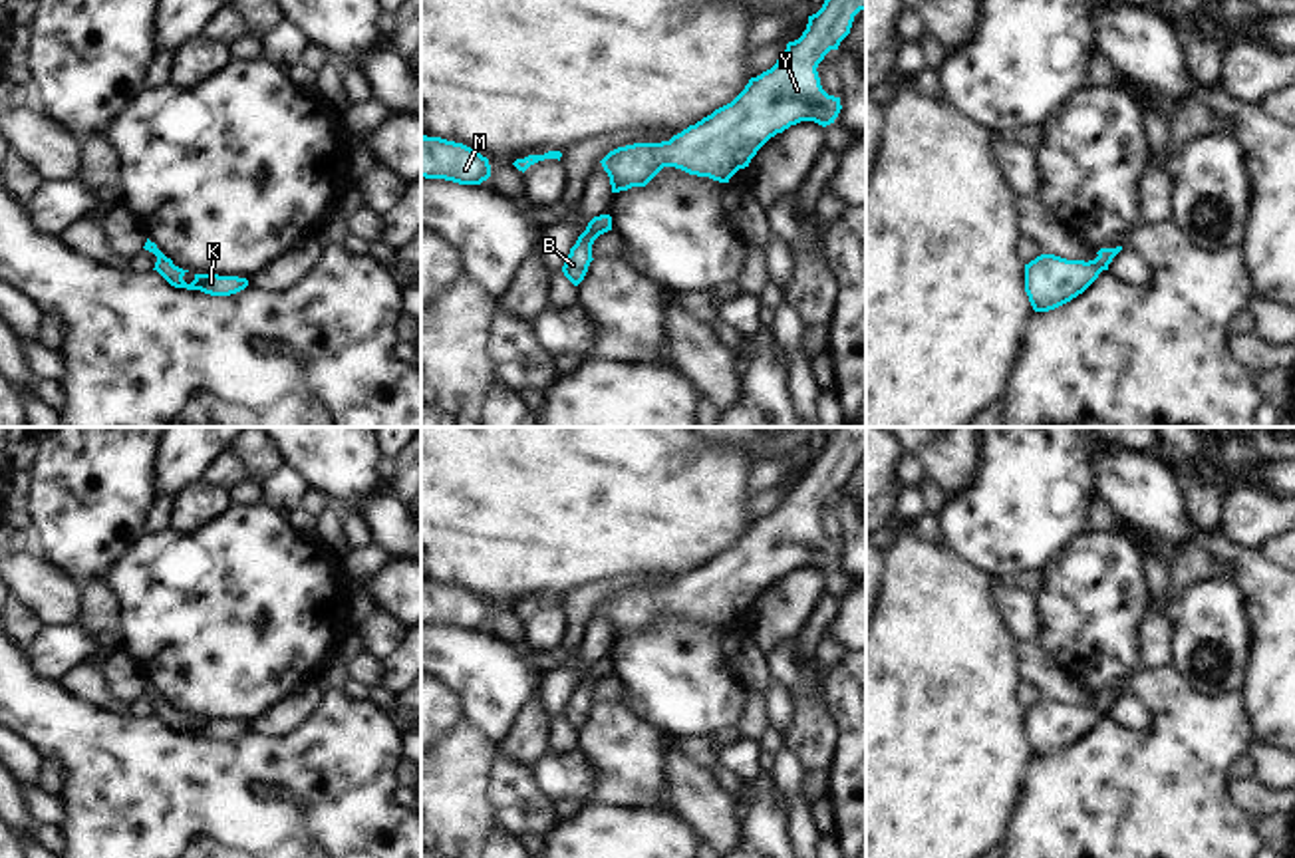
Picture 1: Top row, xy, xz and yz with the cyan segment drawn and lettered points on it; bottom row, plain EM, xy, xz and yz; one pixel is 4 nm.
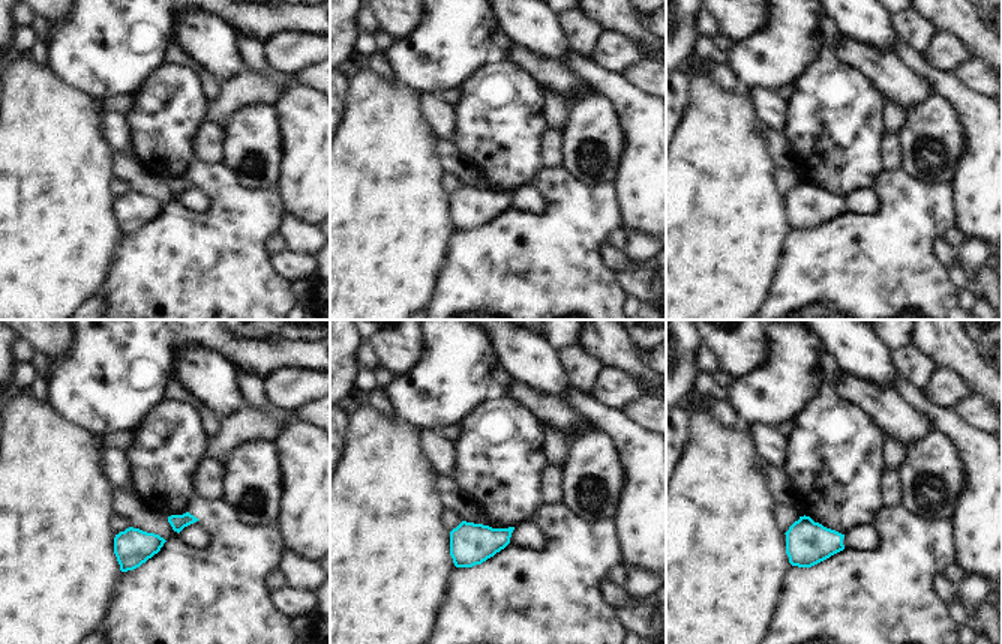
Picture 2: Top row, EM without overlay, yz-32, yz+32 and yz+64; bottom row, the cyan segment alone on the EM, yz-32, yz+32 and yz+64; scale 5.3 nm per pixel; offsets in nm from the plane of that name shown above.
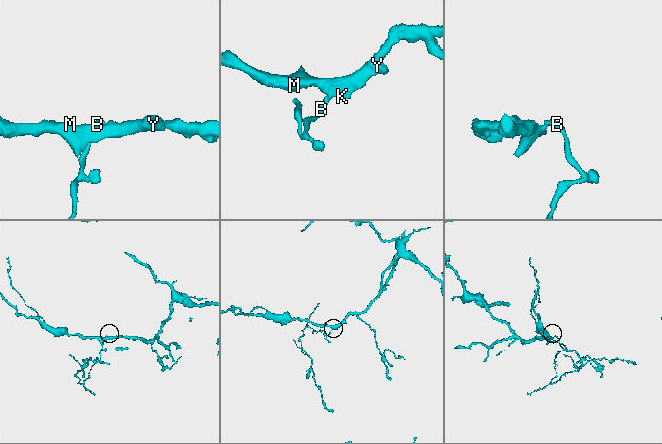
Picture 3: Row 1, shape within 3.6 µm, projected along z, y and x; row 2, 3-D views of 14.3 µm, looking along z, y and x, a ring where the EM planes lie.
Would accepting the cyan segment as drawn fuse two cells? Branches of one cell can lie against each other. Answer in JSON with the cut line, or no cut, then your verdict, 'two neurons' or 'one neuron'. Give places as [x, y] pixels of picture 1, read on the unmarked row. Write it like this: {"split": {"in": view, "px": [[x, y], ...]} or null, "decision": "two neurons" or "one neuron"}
{"split": null, "decision": "one neuron"}

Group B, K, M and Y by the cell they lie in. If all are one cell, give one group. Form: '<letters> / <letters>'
B K M Y

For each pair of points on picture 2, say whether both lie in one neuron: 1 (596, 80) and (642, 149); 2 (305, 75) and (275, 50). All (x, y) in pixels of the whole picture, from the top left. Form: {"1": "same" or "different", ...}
{"1": "same", "2": "different"}

